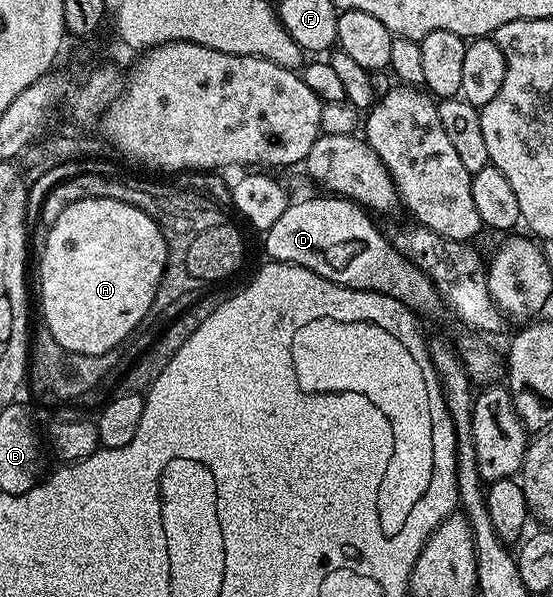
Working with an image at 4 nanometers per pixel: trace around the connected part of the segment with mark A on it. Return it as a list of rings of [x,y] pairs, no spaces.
[[[83,199],[71,203],[71,207],[67,207],[67,211],[63,211],[59,219],[55,219],[55,223],[44,236],[45,246],[41,249],[41,313],[45,316],[44,328],[55,339],[55,343],[59,343],[59,347],[72,353],[95,355],[100,358],[104,358],[105,353],[112,354],[116,345],[127,339],[131,331],[145,319],[151,307],[151,299],[155,299],[155,291],[159,287],[167,263],[167,246],[161,229],[155,223],[155,219],[151,219],[151,215],[139,211],[139,207],[131,203],[119,203],[115,199]]]

